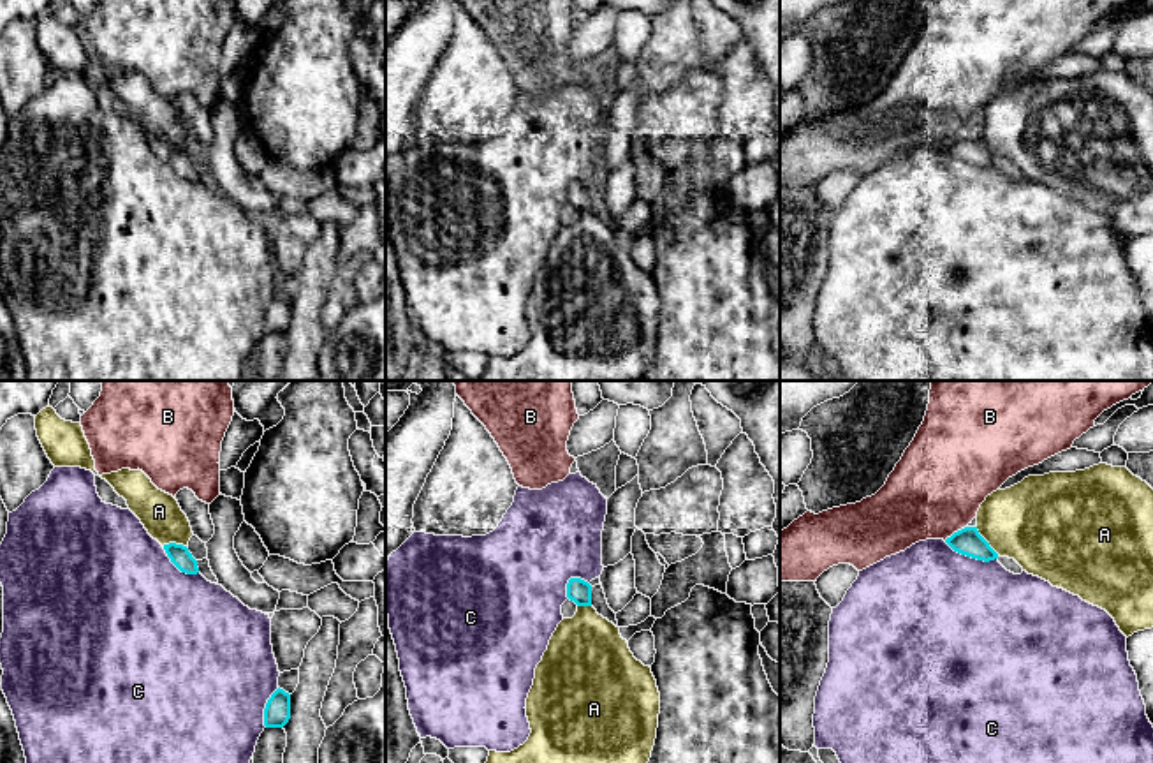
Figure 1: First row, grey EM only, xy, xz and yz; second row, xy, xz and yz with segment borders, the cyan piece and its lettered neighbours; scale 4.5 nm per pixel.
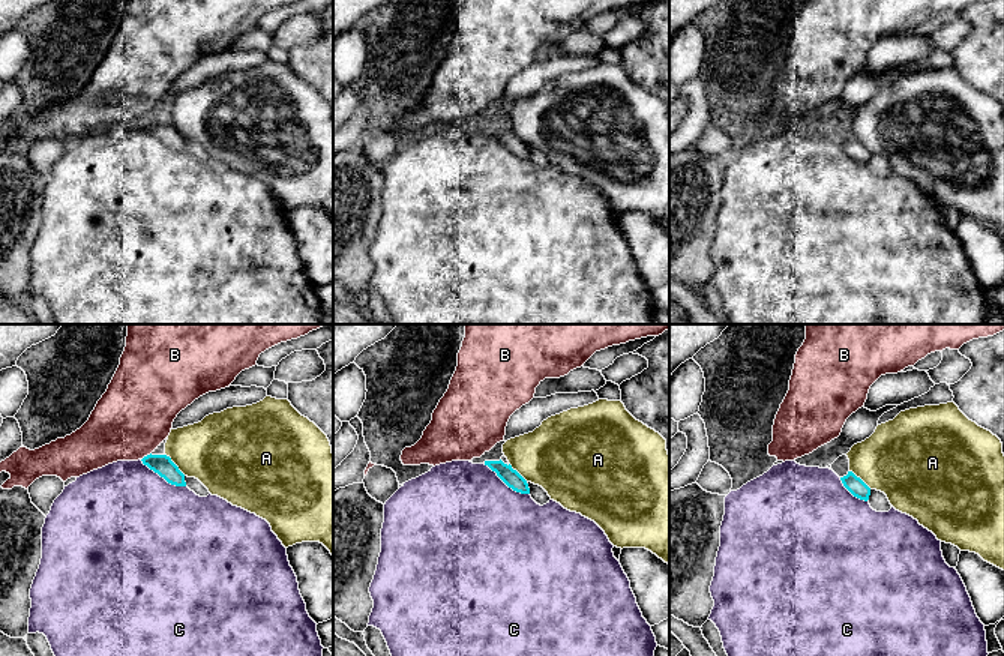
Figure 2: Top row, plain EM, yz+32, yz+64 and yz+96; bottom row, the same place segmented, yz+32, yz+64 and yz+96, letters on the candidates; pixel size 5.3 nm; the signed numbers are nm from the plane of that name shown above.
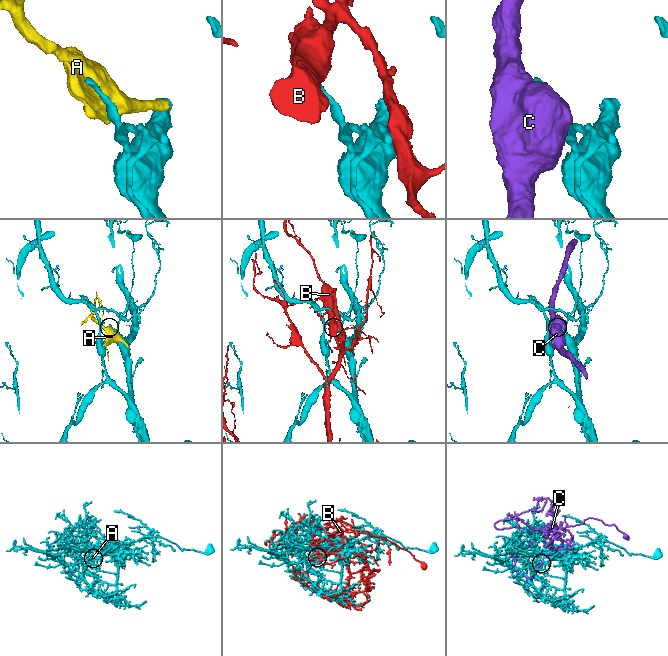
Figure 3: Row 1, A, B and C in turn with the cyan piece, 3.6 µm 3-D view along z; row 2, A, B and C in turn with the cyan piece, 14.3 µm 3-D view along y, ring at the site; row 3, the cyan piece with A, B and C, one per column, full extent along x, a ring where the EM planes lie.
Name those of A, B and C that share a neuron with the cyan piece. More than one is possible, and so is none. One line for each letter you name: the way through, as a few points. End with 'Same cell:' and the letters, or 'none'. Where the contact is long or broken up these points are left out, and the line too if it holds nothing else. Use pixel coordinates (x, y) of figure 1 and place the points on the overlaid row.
Same cell: A

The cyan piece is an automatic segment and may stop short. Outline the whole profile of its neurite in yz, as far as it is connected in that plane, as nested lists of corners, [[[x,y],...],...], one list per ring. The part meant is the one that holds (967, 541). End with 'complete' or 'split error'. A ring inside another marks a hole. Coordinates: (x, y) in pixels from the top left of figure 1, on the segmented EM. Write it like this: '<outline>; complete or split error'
[[[965,527],[954,532],[945,543],[958,553],[977,559],[977,560],[995,560],[998,553],[989,546],[989,543],[979,534],[977,527]]]; complete

